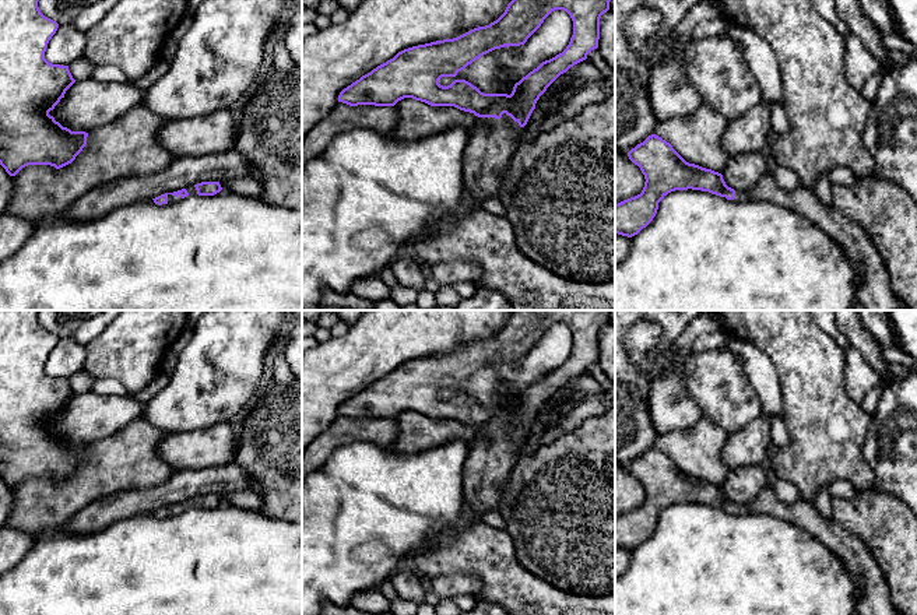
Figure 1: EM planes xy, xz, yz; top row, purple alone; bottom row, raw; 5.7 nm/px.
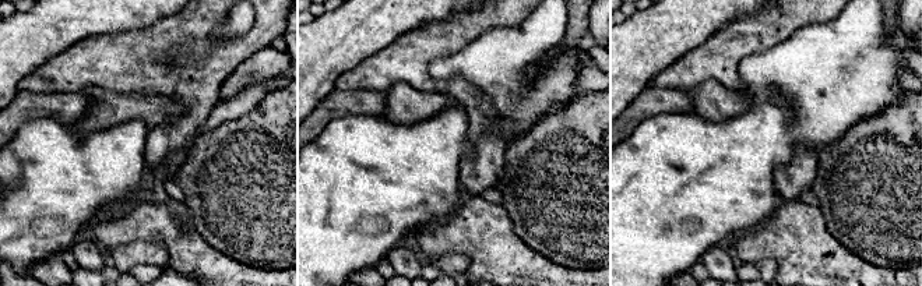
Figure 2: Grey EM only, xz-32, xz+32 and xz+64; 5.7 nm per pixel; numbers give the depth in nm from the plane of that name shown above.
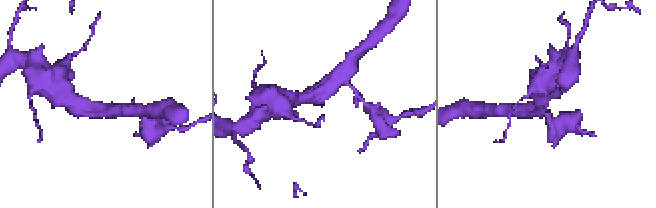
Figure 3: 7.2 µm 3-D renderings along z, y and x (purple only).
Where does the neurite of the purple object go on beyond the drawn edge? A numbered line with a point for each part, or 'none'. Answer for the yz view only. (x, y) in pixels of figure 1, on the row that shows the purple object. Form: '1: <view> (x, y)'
1: yz (874, 292)

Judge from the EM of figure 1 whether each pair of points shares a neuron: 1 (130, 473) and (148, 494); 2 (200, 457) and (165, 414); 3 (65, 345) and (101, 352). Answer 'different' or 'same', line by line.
1: different
2: different
3: different

